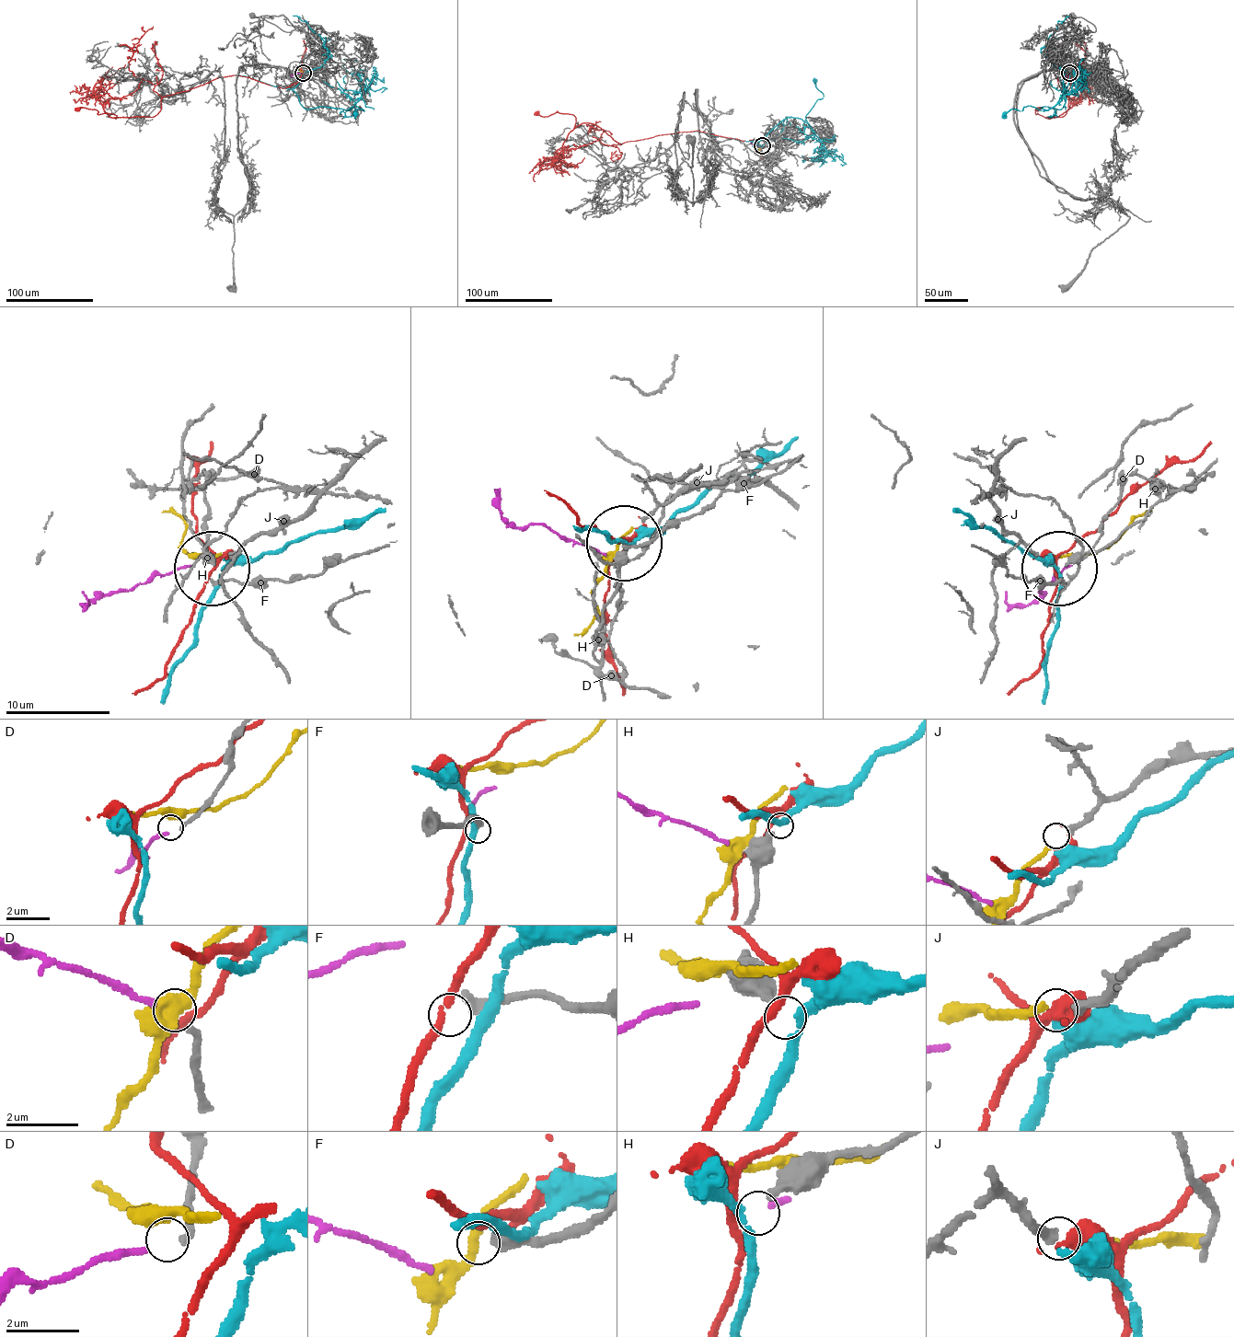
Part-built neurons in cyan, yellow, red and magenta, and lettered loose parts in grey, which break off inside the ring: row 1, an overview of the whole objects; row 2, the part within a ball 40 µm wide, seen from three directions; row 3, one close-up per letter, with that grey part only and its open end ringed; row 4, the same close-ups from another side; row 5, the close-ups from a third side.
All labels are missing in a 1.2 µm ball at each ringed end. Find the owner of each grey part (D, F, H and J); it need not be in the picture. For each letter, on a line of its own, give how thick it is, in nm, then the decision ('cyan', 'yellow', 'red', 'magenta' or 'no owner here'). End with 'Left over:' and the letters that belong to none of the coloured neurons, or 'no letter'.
D: 180 nm thick; magenta
F: 320 nm thick; no owner here
H: 360 nm thick; cyan
J: 280 nm thick; yellow
Left over: F

